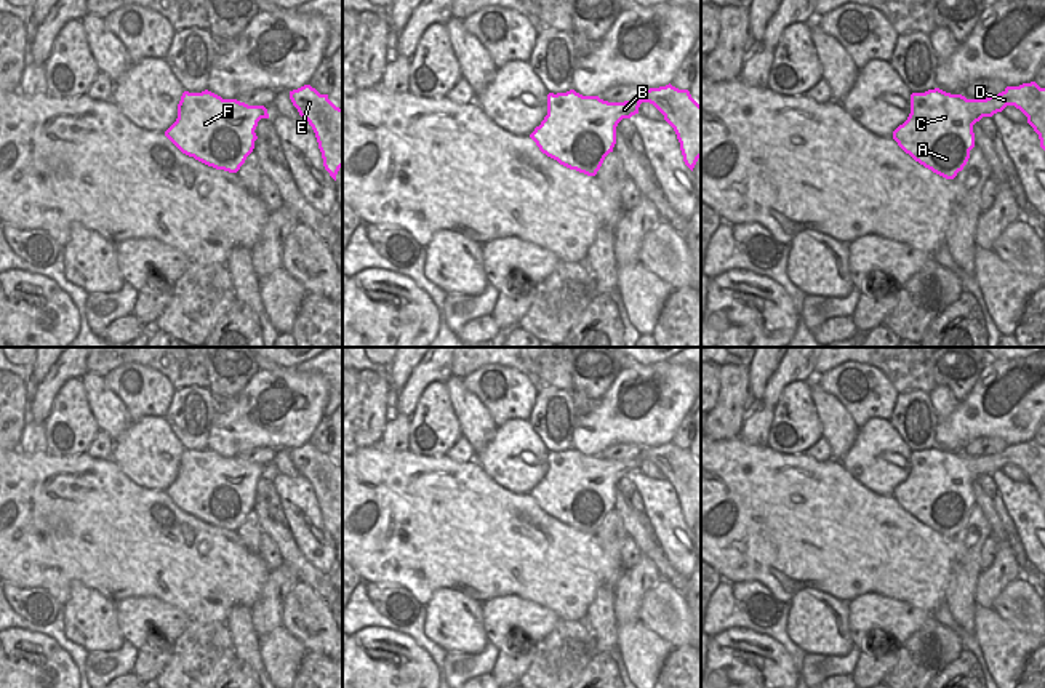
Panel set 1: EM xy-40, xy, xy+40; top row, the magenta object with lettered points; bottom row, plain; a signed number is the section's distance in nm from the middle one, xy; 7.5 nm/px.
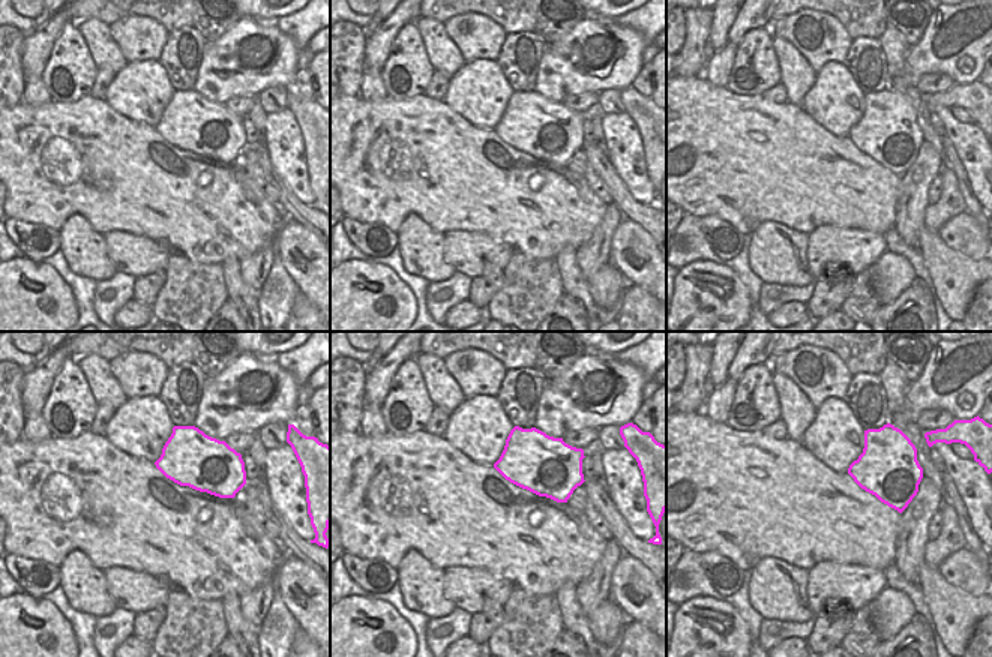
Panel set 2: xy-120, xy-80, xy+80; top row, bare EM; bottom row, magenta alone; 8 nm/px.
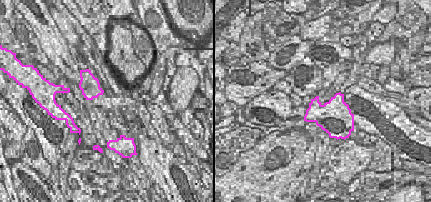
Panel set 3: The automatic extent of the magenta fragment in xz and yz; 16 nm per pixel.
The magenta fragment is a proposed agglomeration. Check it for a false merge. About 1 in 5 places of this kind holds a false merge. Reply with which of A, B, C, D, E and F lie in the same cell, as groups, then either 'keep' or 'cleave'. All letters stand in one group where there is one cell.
A B C D E F; keep

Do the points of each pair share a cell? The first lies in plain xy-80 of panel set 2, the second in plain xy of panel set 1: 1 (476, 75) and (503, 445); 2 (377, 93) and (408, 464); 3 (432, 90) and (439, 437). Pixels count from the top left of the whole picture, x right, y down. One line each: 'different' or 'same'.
1: same
2: different
3: different

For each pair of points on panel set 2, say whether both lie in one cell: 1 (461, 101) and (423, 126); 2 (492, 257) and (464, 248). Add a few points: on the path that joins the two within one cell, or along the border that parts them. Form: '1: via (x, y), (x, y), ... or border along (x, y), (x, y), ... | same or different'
1: border along (443, 99), (462, 117), (480, 128) | different
2: via (485, 254), (471, 252) | same

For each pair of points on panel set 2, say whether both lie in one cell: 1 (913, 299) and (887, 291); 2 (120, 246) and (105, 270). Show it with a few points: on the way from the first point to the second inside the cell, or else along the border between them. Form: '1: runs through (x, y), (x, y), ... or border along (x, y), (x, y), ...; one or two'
1: border along (916, 276), (898, 297), (881, 305); two
2: border along (102, 236), (107, 245), (107, 258), (117, 270); two

